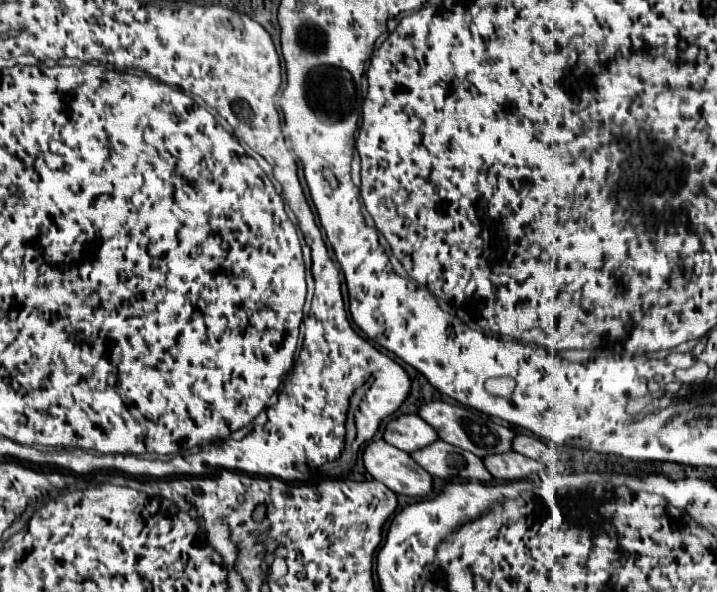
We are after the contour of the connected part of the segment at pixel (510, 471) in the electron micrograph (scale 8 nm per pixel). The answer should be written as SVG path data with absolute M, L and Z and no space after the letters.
M513 450L503 452L503 454L489 454L483 458L483 464L493 478L507 480L507 482L537 474L537 462L517 454Z

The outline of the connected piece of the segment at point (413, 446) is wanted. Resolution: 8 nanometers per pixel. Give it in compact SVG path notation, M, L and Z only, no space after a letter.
M403 414L403 416L387 422L383 440L393 444L395 448L401 448L403 452L411 454L413 450L425 448L431 442L435 442L437 434L417 414Z

